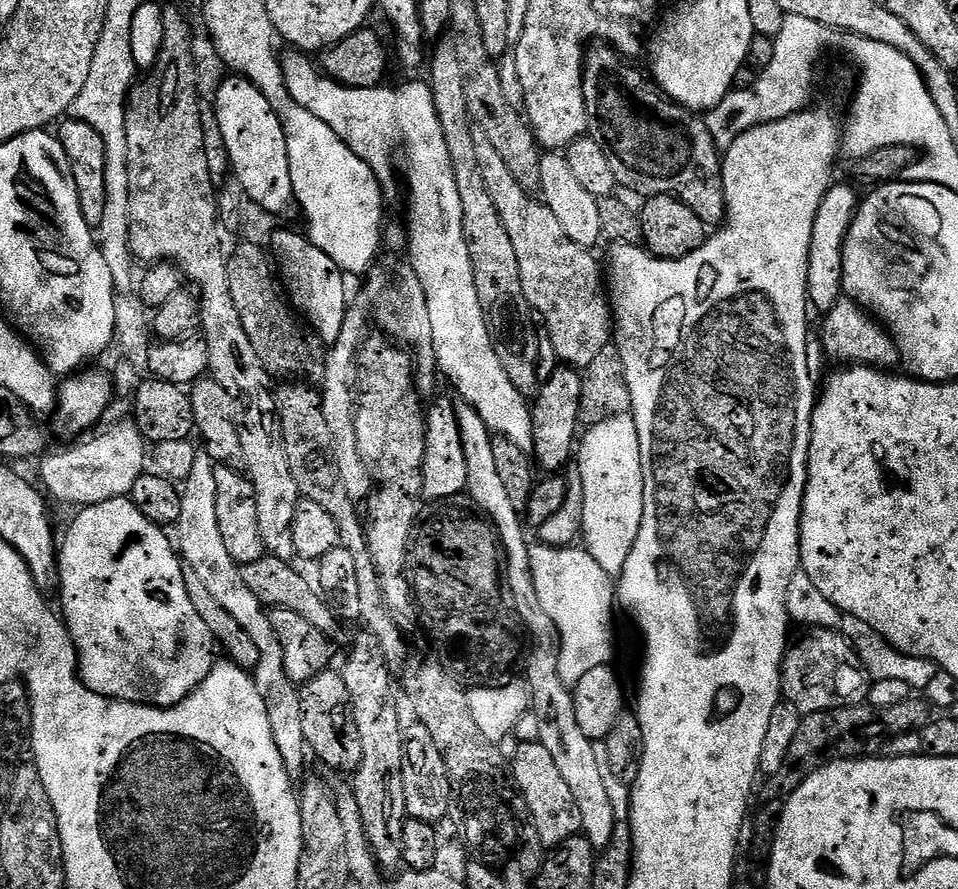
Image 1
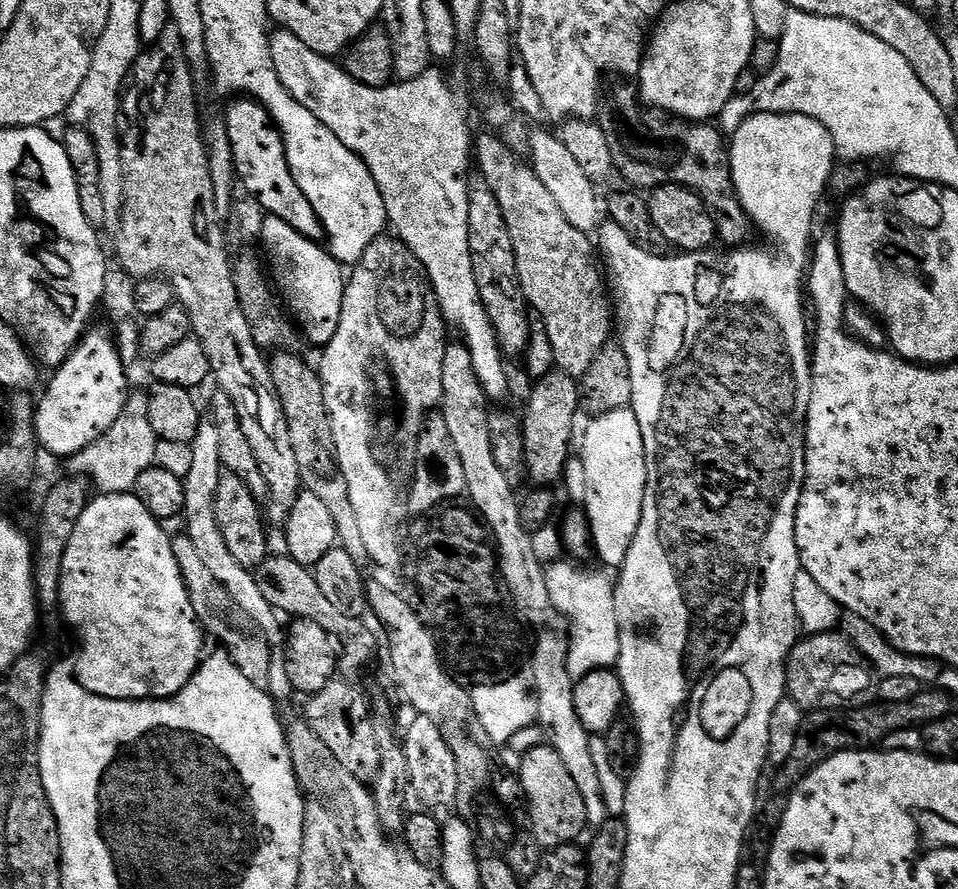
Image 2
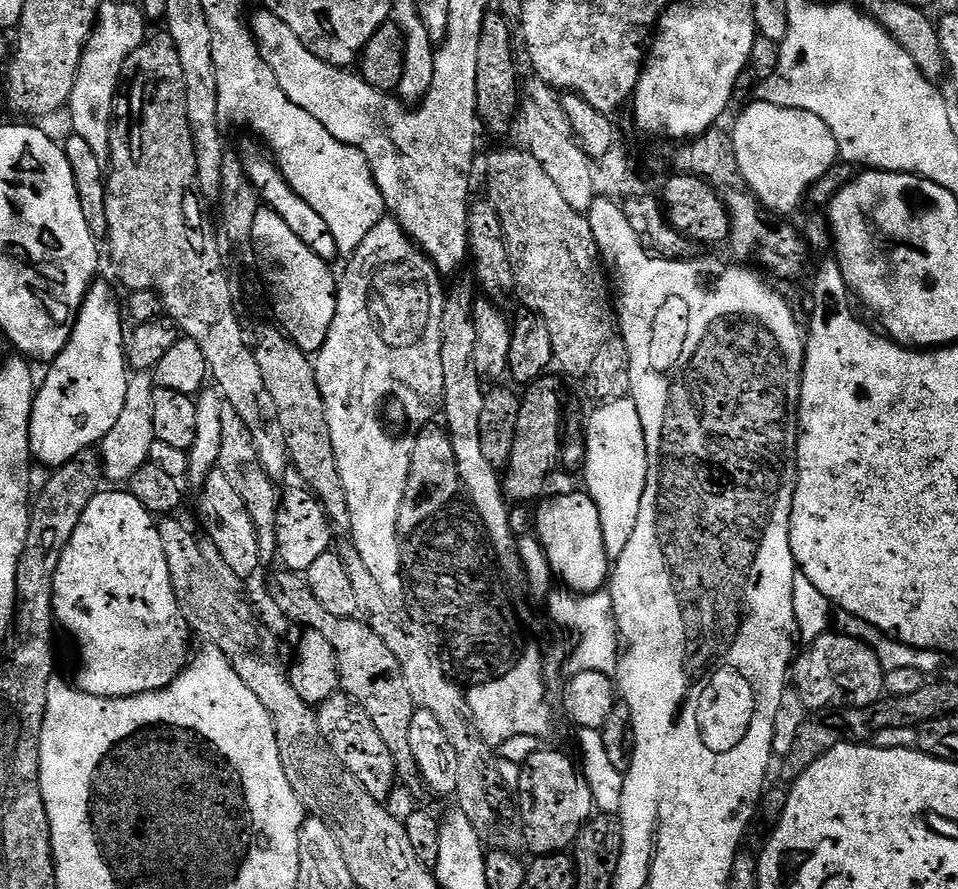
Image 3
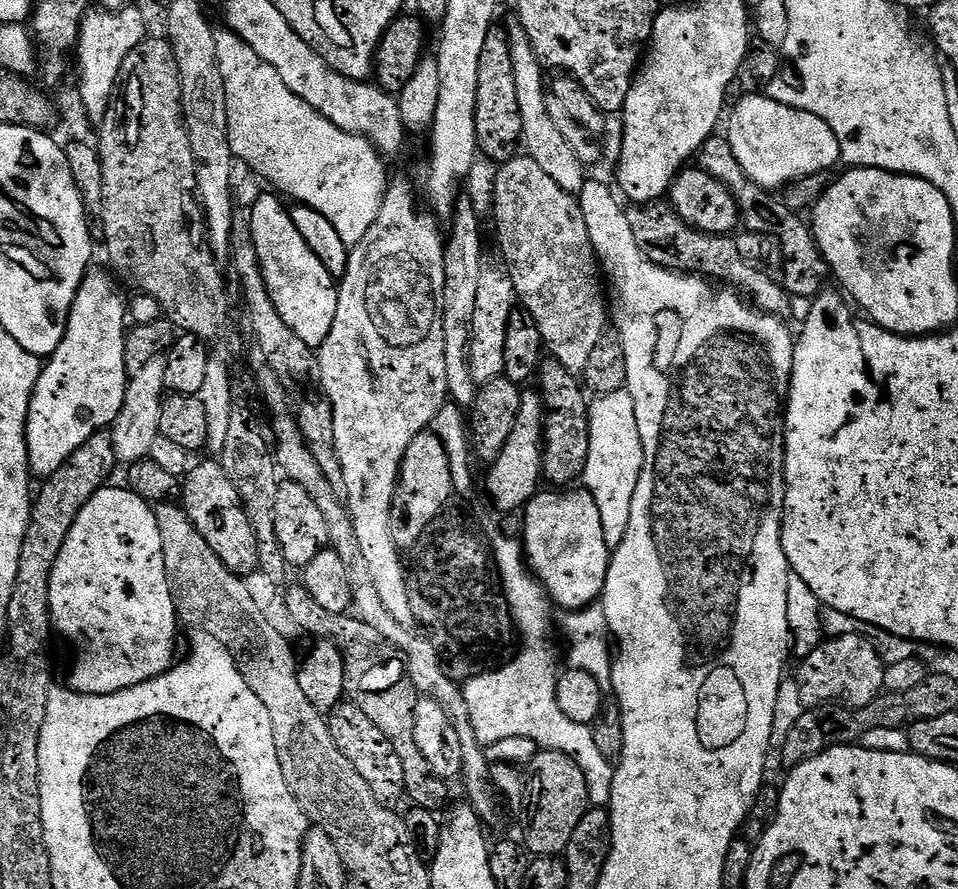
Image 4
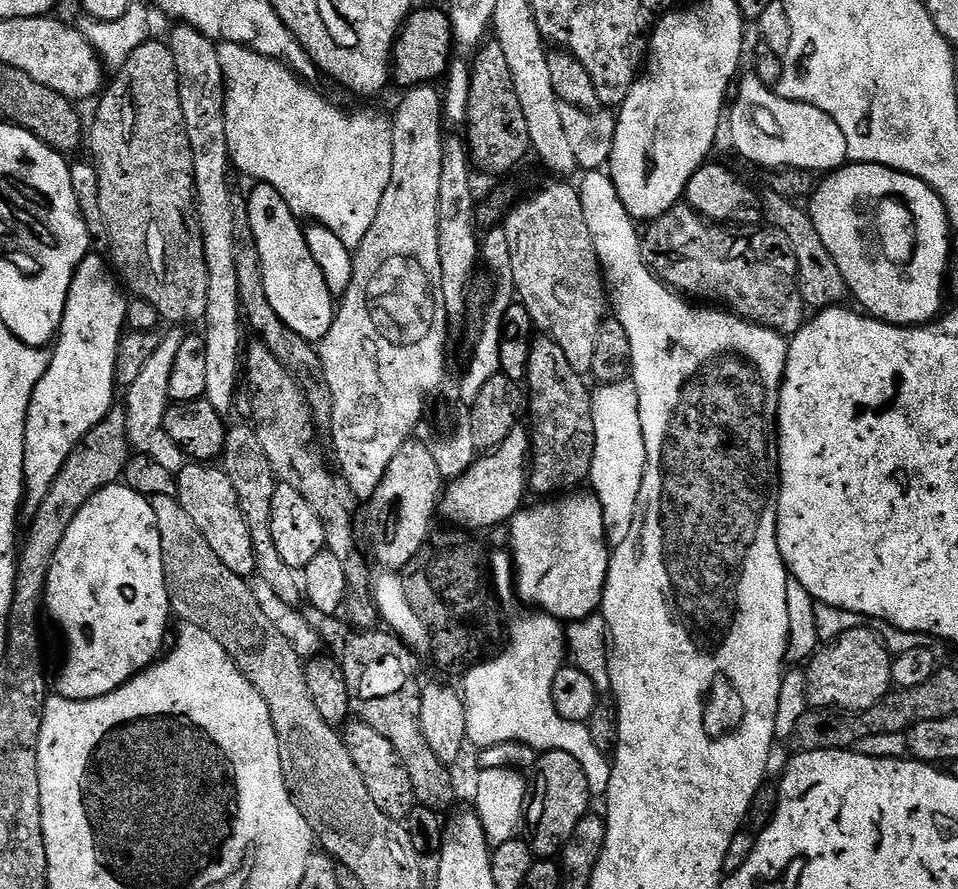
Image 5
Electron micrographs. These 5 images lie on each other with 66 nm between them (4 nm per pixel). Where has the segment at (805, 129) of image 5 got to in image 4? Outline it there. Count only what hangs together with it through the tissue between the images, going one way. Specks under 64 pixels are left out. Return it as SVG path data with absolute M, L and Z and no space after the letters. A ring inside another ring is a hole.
M752 94L744 95L741 101L731 109L727 117L728 129L726 135L730 146L734 150L734 158L738 166L742 166L744 173L760 188L780 190L807 176L813 176L819 172L835 169L835 164L841 163L838 138L834 138L834 130L826 126L822 118L818 118L809 112L797 112L795 110L782 110L781 104L767 98L755 100Z

